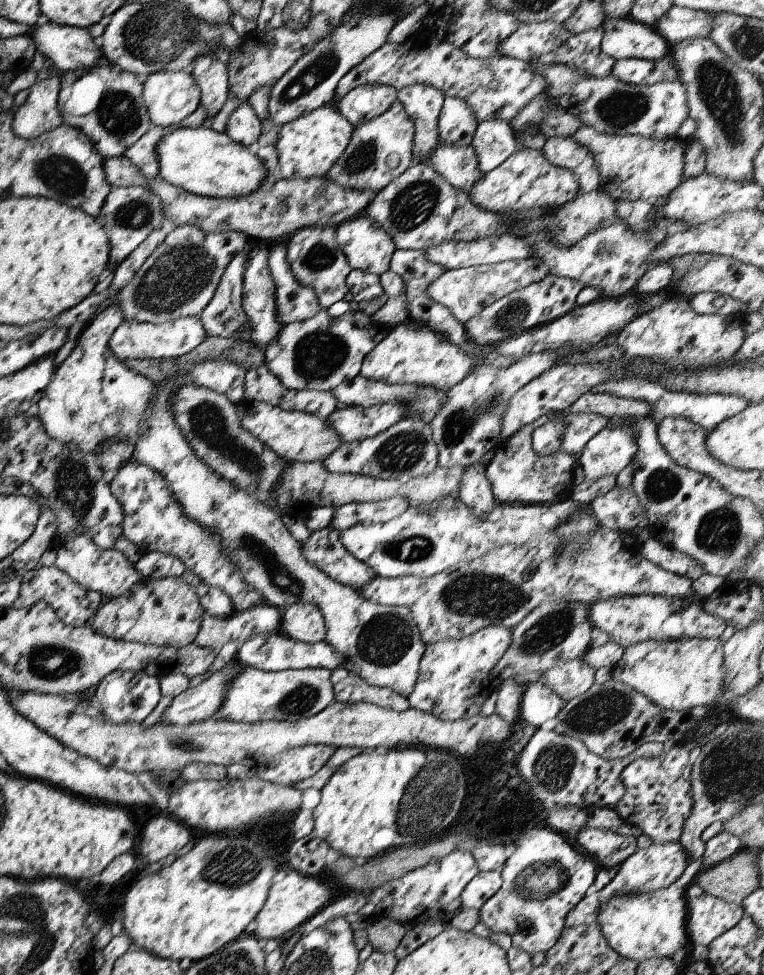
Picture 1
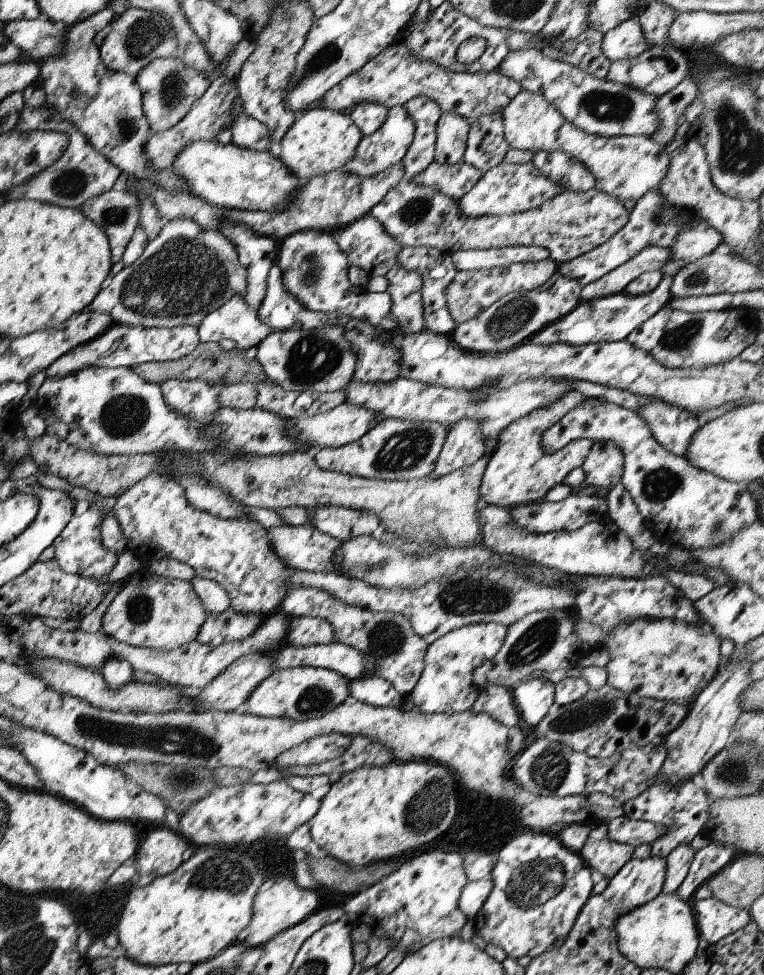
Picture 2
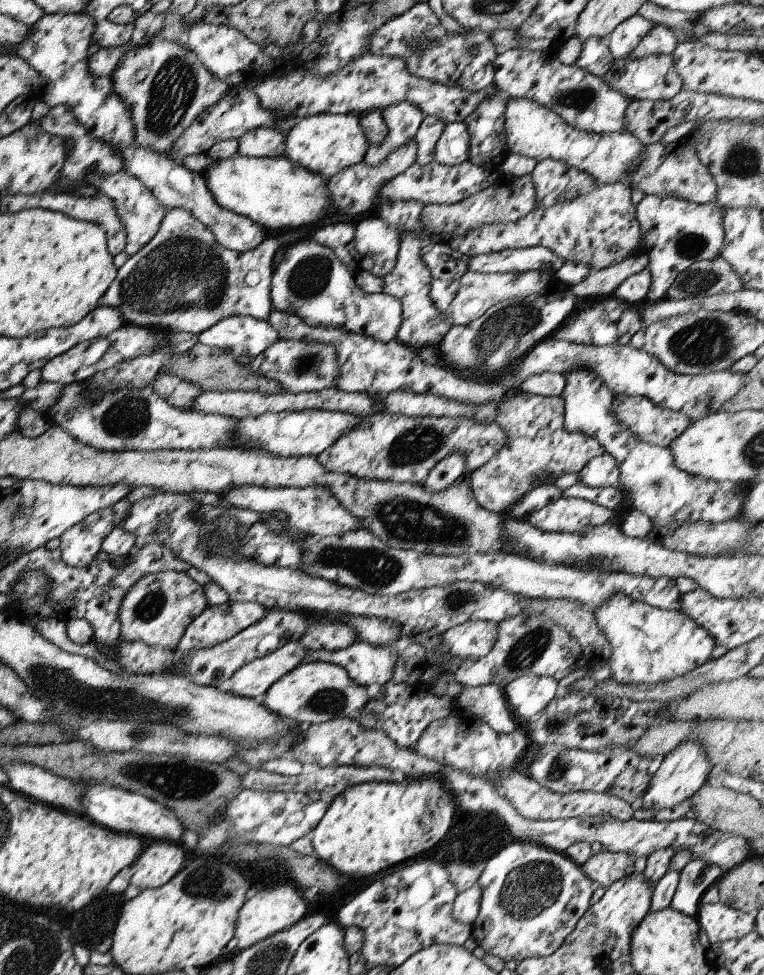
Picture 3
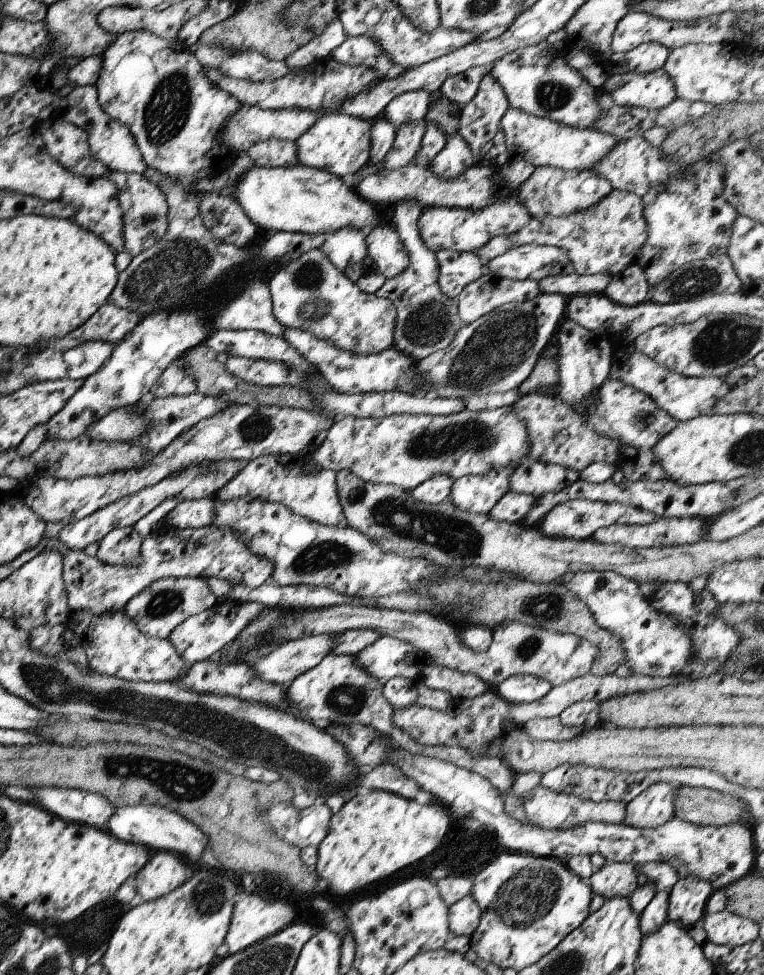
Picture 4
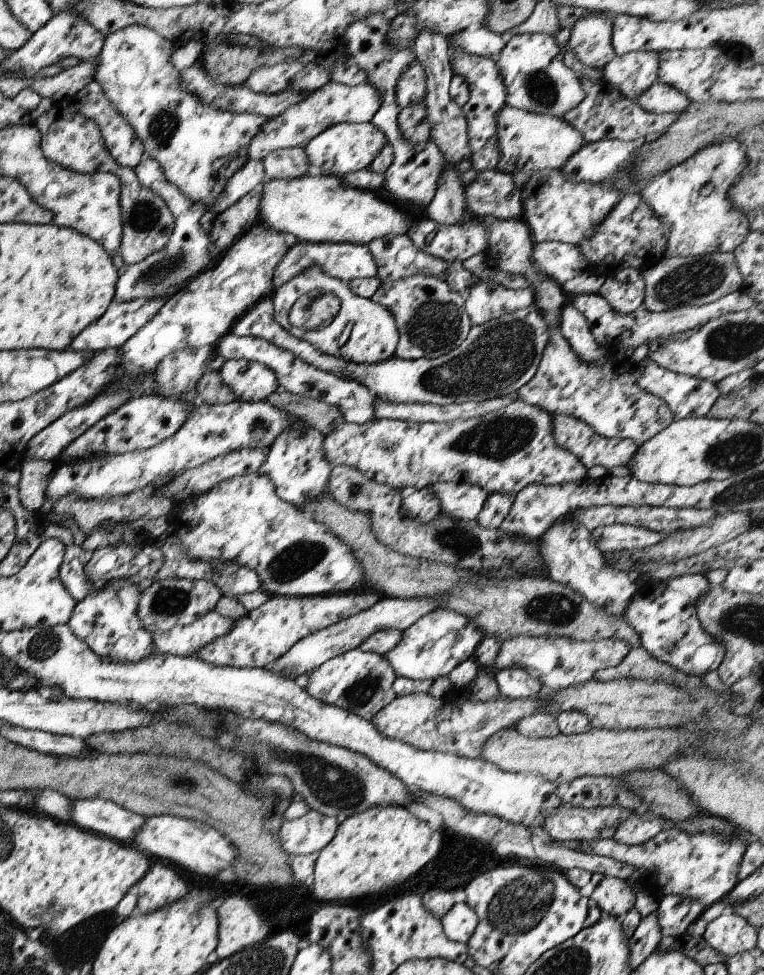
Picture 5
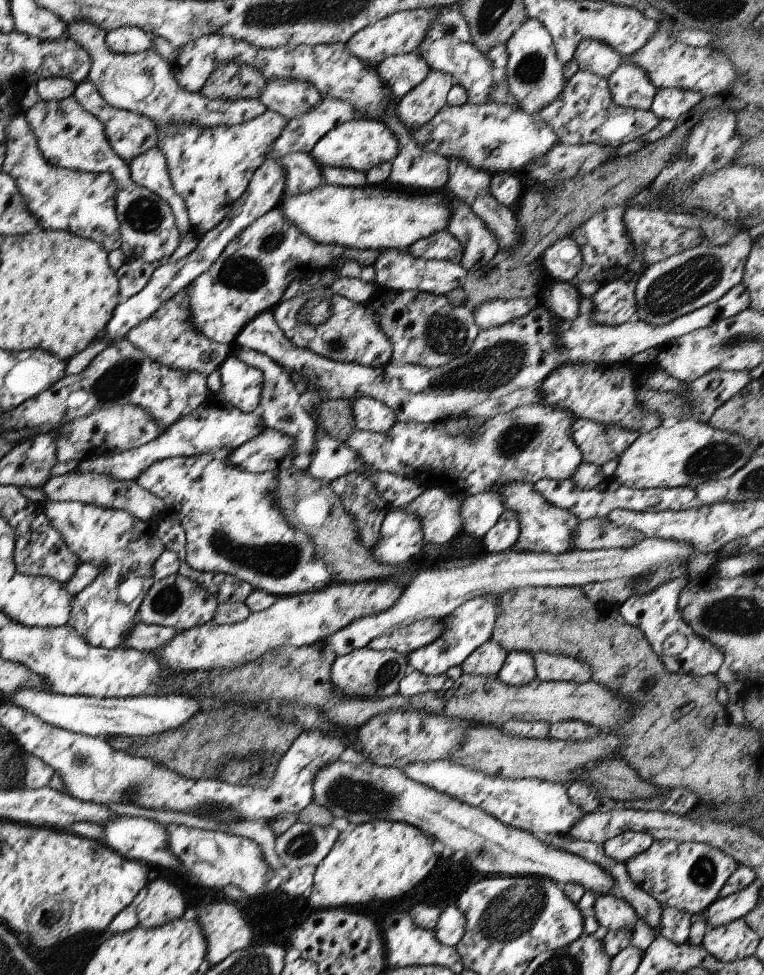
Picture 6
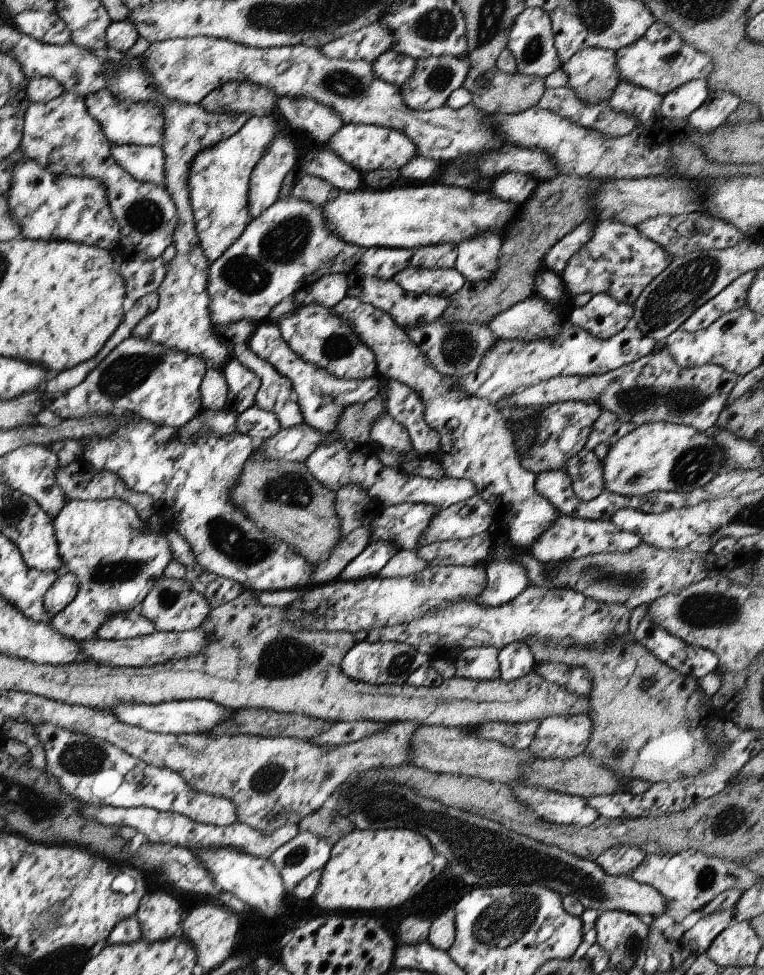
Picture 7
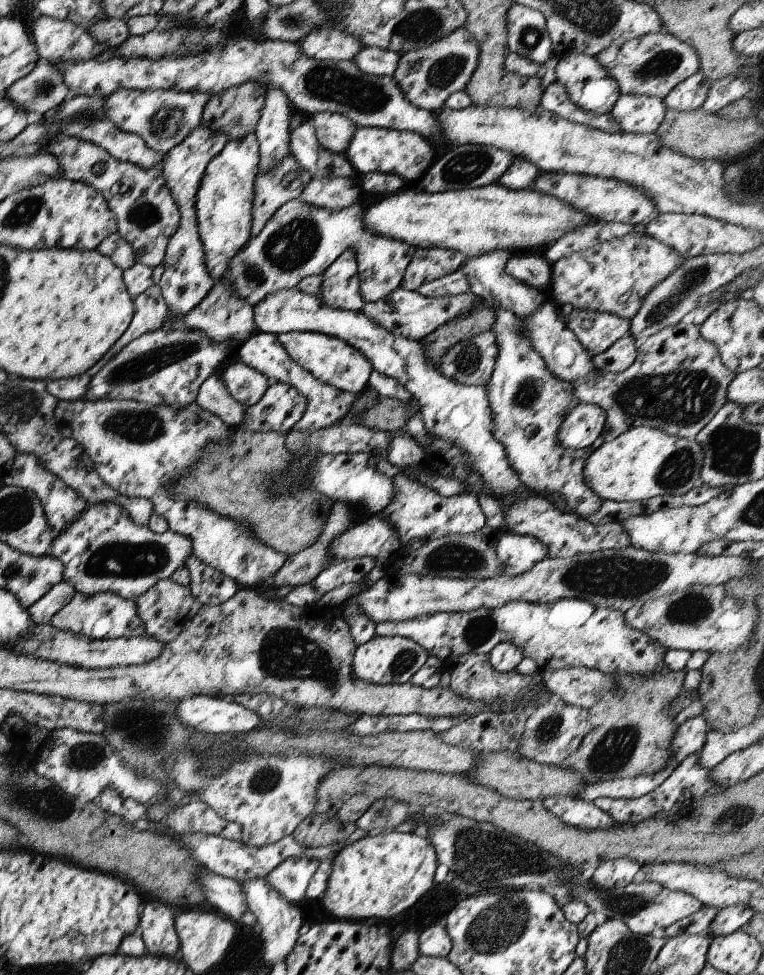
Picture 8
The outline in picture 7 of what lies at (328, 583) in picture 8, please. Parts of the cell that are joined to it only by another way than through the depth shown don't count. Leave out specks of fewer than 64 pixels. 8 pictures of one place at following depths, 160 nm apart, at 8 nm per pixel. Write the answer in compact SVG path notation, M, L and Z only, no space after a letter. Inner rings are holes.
M369 543L355 558L345 564L337 579L354 581L373 577L397 550L399 548L392 543Z

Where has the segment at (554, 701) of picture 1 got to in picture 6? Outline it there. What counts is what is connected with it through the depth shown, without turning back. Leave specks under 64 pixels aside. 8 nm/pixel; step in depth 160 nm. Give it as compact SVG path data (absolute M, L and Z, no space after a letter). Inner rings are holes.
M509 652L495 676L505 686L527 686L536 678L533 656L527 652Z

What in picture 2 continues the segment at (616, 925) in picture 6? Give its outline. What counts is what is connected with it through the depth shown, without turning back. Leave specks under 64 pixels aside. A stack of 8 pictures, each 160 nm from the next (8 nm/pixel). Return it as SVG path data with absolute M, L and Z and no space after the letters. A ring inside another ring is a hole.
M607 838L587 840L578 855L591 869L595 877L609 880L629 859L633 852L631 845L622 845Z

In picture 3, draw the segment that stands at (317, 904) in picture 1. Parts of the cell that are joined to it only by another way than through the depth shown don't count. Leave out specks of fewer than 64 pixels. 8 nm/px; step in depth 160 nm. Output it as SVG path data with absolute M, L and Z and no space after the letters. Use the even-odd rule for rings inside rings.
M281 885L275 889L257 890L253 896L245 900L238 910L232 938L235 938L235 950L243 950L280 930L295 924L307 912L306 901L301 897L301 891L293 886Z

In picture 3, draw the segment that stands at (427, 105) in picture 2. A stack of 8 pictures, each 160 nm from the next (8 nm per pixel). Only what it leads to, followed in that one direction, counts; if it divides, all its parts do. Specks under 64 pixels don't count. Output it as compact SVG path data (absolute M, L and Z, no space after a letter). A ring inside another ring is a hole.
M424 115L413 138L416 142L414 162L419 166L425 166L434 160L434 148L437 139L442 135L444 125L437 117Z

